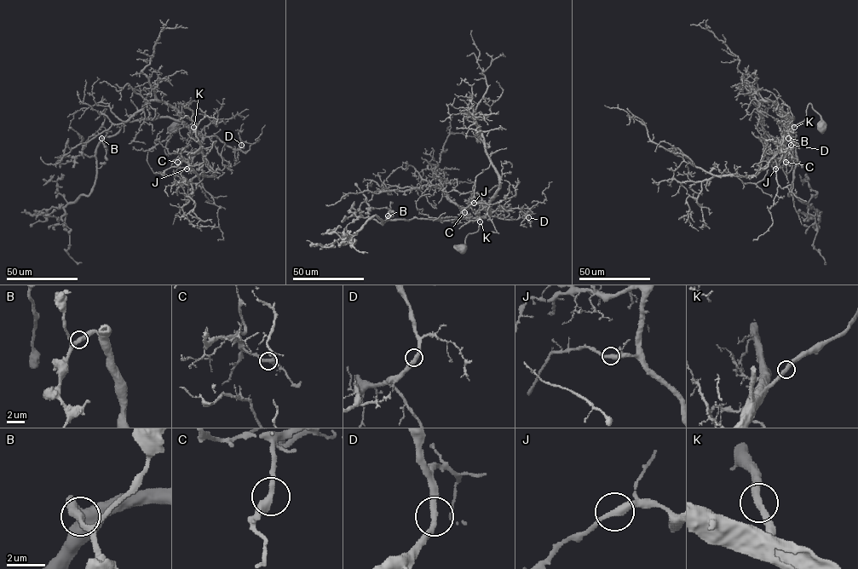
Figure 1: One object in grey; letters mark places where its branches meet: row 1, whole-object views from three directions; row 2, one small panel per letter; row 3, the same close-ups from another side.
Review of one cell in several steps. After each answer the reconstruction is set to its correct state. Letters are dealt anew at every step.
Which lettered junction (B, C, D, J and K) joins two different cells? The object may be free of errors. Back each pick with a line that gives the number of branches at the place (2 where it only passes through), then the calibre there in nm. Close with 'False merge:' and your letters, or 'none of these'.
False merge: none of these

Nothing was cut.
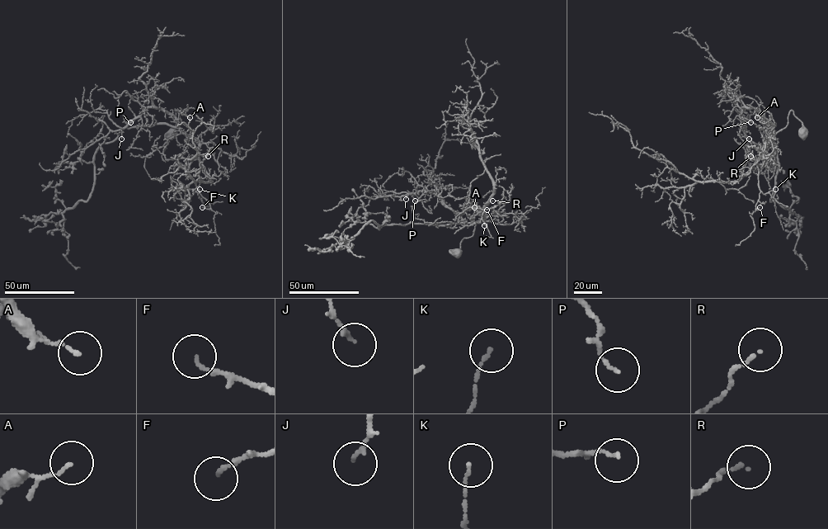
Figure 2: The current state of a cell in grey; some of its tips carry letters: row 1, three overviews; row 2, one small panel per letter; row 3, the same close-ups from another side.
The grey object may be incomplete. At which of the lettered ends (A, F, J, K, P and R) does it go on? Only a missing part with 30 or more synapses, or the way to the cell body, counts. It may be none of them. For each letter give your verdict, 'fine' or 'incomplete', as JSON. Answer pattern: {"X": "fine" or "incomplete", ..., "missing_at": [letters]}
{"A": "fine", "F": "fine", "J": "fine", "K": "fine", "P": "fine", "R": "fine", "missing_at": []}

